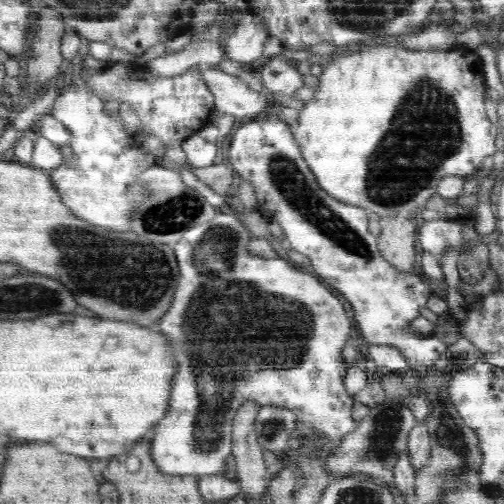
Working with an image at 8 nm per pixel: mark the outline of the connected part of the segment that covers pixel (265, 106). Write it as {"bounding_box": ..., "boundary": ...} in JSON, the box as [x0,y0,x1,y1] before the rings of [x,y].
{"bounding_box":[200,66,275,119],"boundary":[[[200,66],[200,75],[214,96],[215,110],[237,119],[256,119],[275,110],[263,93],[254,92],[240,77],[221,71],[216,66]]]}

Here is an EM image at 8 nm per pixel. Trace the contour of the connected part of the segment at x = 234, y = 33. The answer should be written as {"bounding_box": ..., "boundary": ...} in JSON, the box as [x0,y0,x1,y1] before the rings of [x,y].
{"bounding_box":[223,10,269,64],"boundary":[[[253,10],[242,12],[239,24],[230,30],[230,36],[223,41],[226,58],[240,64],[249,64],[263,56],[264,43],[269,33],[264,20]]]}

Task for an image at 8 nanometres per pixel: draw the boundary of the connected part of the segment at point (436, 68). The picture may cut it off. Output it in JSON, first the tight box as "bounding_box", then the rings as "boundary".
{"bounding_box":[293,36,500,218],"boundary":[[[401,36],[390,37],[384,42],[373,45],[358,43],[361,47],[358,52],[342,54],[338,58],[333,58],[327,66],[322,66],[323,71],[319,76],[320,86],[315,88],[314,98],[304,103],[303,108],[299,111],[299,125],[293,129],[302,157],[310,167],[310,171],[314,173],[318,185],[324,191],[330,192],[328,195],[332,195],[338,201],[368,210],[368,214],[378,214],[380,218],[395,217],[396,215],[408,217],[408,212],[423,206],[425,202],[437,194],[439,180],[442,180],[444,176],[466,177],[476,174],[480,171],[483,159],[493,156],[497,151],[496,138],[498,138],[500,130],[492,124],[486,115],[484,93],[488,86],[482,62],[475,52],[459,46],[447,50],[405,50],[401,48],[399,40],[401,40]]]}

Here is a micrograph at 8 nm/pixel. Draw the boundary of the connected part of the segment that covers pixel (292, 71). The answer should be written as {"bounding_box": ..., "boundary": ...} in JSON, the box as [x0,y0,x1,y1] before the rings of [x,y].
{"bounding_box":[261,56,305,98],"boundary":[[[281,56],[270,58],[268,64],[262,67],[261,73],[264,87],[278,95],[296,98],[295,93],[305,86],[303,74],[296,69],[294,62]]]}

